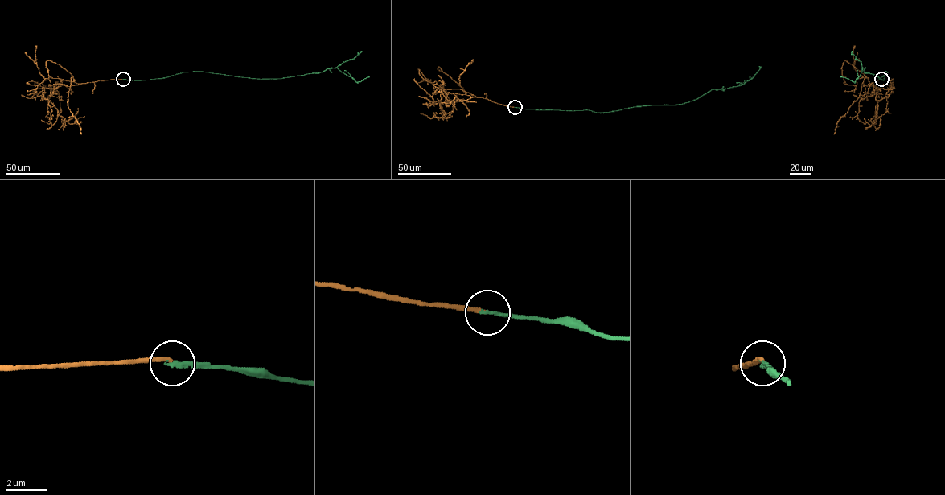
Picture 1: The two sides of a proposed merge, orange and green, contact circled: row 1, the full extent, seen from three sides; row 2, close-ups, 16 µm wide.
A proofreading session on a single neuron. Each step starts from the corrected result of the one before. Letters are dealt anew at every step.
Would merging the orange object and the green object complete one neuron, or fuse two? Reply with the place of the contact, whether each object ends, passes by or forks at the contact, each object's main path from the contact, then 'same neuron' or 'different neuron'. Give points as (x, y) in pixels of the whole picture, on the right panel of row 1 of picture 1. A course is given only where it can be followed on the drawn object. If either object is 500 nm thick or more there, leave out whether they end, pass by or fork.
(881, 79) | orange ends | green ends | orange via (881, 79), (864, 84), (878, 88), (876, 99), (877, 109), (871, 121), (886, 112), (890, 113) | green via (881, 79), (884, 80), (885, 71), (886, 73), (880, 79), (864, 72), (863, 68), (855, 82), (840, 76) | different neuron

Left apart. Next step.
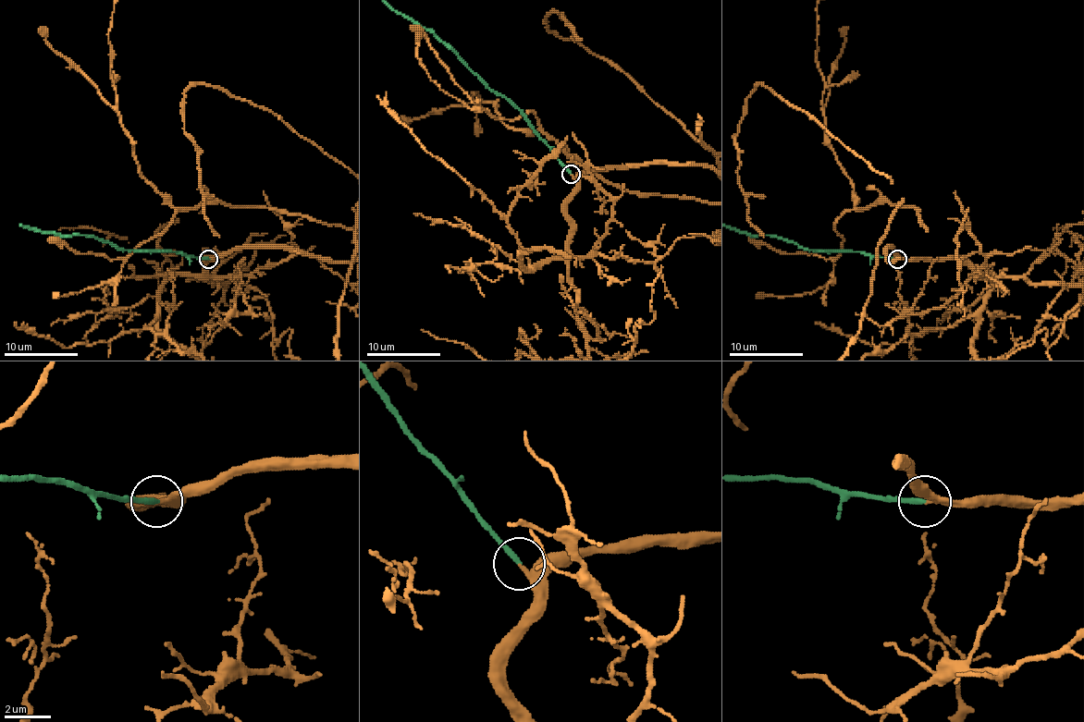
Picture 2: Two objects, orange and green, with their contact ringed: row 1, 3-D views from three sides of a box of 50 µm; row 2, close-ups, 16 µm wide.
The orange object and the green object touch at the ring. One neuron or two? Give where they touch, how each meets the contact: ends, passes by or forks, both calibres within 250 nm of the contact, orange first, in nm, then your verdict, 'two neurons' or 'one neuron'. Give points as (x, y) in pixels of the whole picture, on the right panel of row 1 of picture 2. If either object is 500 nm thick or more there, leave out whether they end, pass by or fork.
place (897, 259); orange ends; green ends; calibres 320 and 220 nm; one neuron

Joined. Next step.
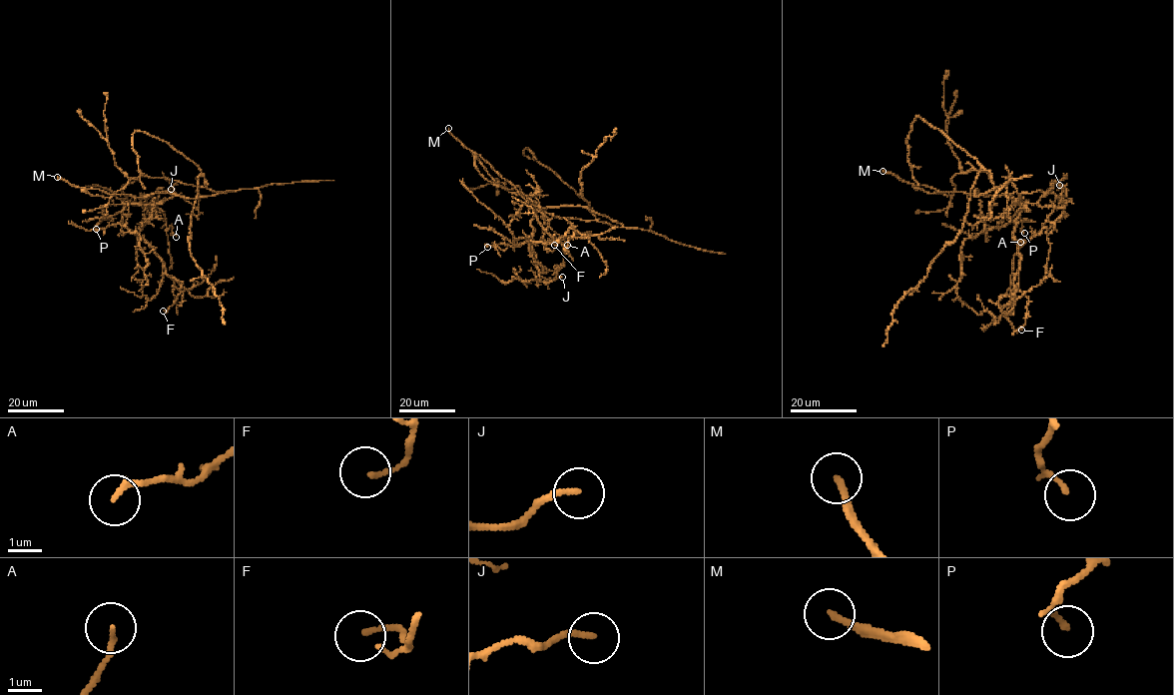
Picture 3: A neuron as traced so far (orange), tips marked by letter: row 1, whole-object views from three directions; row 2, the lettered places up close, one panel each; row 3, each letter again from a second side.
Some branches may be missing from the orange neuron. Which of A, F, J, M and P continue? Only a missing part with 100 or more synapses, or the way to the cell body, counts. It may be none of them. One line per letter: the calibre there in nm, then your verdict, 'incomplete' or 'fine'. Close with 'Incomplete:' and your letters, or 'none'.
A: 170 nm thick; fine
F: 120 nm thick; fine
J: 150 nm thick; fine
M: 190 nm thick; incomplete
P: 160 nm thick; fine
Incomplete: M

